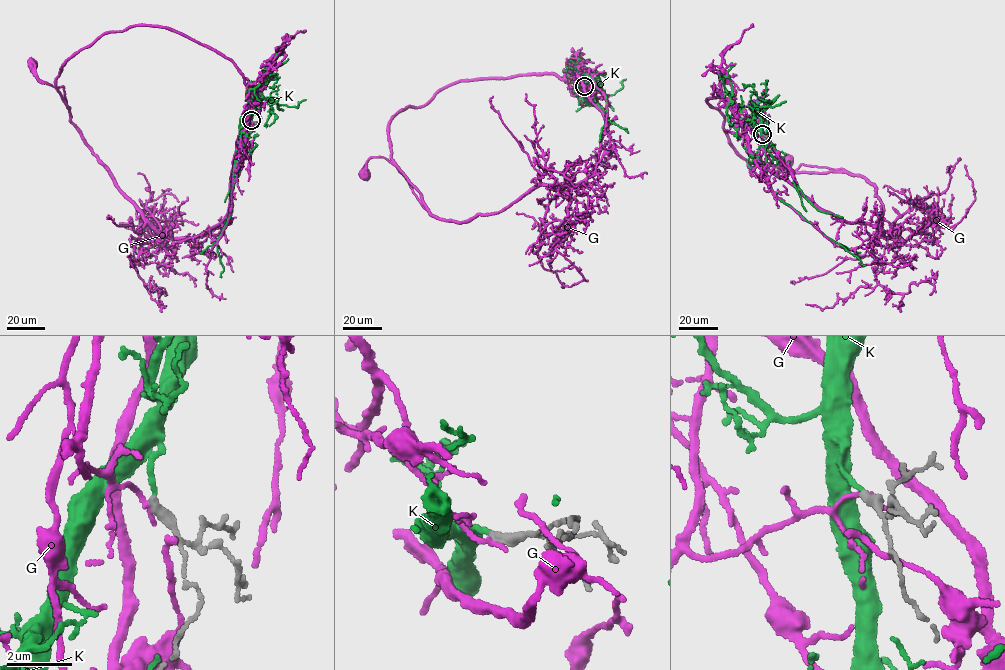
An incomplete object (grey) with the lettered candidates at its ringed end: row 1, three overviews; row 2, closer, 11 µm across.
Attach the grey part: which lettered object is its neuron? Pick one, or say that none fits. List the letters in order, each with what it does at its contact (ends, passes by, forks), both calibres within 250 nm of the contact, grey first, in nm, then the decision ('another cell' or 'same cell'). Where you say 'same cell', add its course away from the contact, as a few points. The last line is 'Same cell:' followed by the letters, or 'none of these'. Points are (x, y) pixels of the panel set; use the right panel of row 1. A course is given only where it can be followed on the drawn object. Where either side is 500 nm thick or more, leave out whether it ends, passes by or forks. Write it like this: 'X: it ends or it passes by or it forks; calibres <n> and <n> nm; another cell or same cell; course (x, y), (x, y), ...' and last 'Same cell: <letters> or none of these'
G: it ends; calibres 360 and 150 nm; another cell
K: it ends; calibres 320 and 130 nm; same cell; course (762, 134), (765, 180), (770, 191), (865, 265)
Same cell: K

